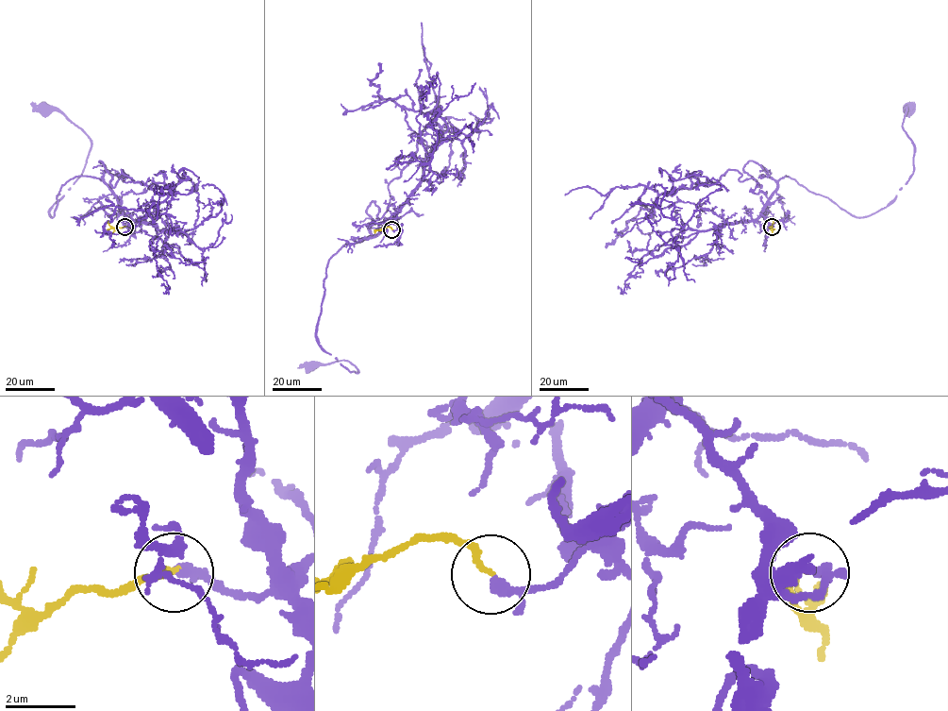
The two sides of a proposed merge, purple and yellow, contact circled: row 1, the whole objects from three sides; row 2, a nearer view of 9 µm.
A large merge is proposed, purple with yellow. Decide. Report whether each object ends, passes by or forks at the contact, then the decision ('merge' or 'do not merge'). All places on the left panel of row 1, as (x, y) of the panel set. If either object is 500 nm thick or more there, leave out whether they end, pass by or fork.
purple passes by; yellow ends there; merge

